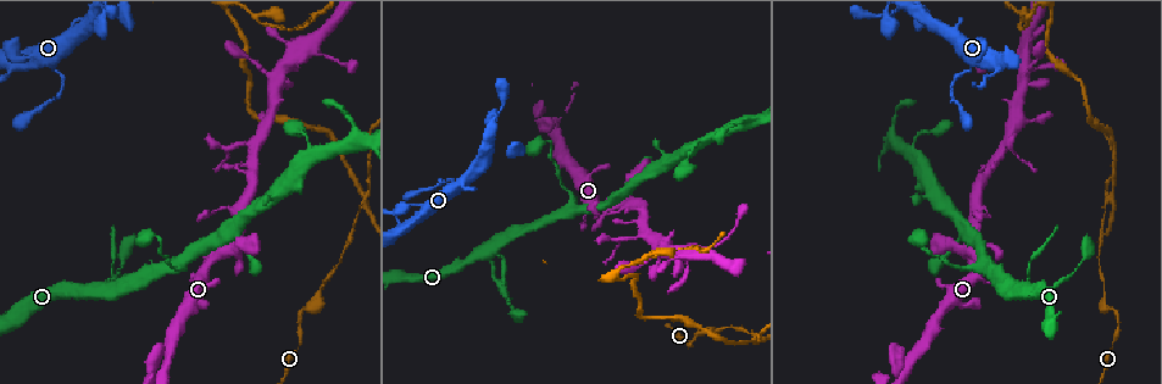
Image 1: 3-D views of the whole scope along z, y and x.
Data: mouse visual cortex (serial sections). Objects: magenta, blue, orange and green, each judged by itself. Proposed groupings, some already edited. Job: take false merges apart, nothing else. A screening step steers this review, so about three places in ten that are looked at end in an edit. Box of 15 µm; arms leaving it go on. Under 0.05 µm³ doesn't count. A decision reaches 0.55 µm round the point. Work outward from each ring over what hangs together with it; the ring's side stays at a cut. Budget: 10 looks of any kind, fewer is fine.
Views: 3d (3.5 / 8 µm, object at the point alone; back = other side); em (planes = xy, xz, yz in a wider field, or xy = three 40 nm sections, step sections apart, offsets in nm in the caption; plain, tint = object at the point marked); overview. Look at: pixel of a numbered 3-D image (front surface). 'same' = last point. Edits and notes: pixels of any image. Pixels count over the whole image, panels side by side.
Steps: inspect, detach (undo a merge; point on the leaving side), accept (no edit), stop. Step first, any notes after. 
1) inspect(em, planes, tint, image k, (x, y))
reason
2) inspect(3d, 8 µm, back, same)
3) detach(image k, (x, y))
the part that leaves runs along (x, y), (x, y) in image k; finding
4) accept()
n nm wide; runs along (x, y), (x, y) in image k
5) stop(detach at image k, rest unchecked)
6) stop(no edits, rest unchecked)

inspect(3d, 3.5 µm, image 1, (59, 73))

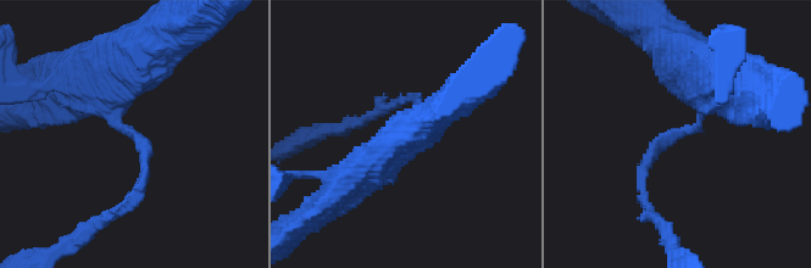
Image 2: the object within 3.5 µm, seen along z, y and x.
accept()
arms of 150, 500 nm; runs along (704, 57), (704, 110), (650, 155), (642, 189) in image 2; continuous, no second cell

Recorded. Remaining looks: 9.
inspect(3d, 8 µm, image 1, (102, 16))
a narrow waist

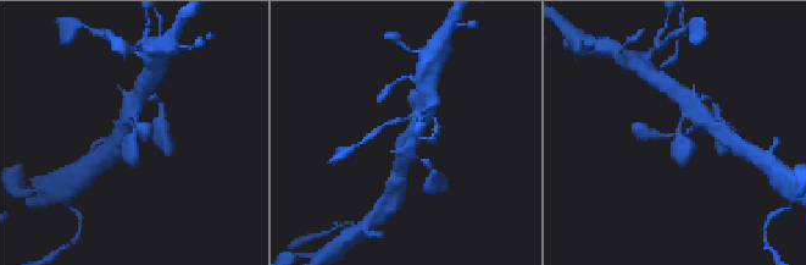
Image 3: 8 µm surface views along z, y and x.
inspect(3d, 3.5 µm, image 3, (134, 136))

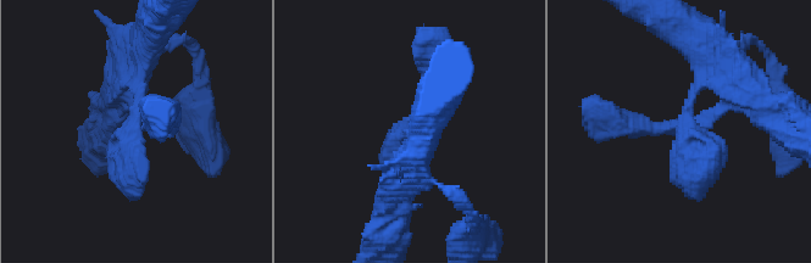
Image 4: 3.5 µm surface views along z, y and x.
inspect(em, xy, step 5, tint, image 4, (703, 131))

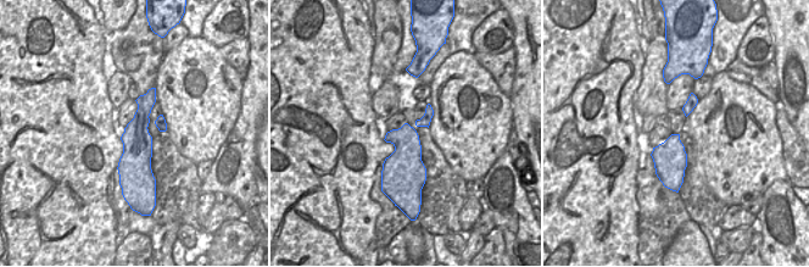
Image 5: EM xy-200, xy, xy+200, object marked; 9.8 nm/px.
accept()
280 nm wide; runs along (117, 100), (140, 115), (121, 167) in image 4; one cell here

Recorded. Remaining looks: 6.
inspect(3d, 3.5 µm, image 1, (219, 209))
a narrow waist

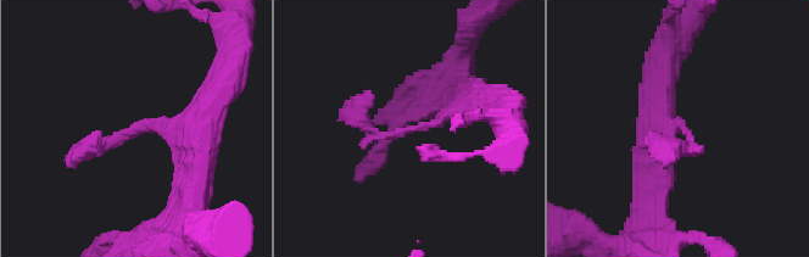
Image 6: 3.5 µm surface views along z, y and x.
inspect(em, xy, step 3, tint, image 6, (136, 130))
now the EM

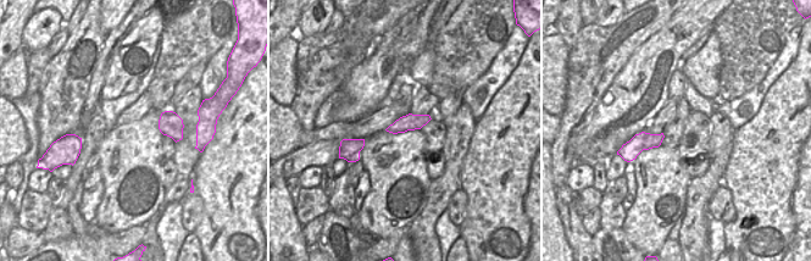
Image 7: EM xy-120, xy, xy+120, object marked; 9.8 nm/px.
accept()
runs along (201, 143), (152, 123), (93, 139) in image 6; all the same cell

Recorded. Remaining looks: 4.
inspect(3d, 3.5 µm, back, image 1, (1100, 308))
abrupt turn

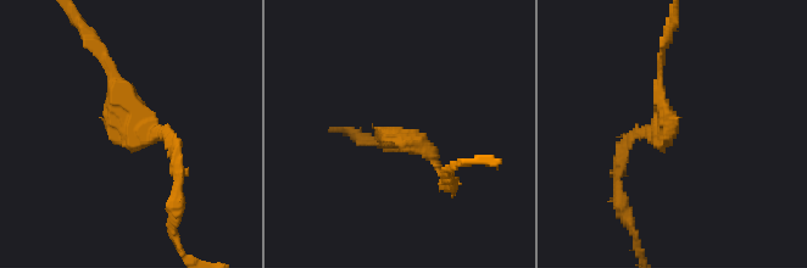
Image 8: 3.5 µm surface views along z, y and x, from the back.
inspect(em, planes, tint, image 8, (666, 133))
arms of 150, 150 nm; now the EM

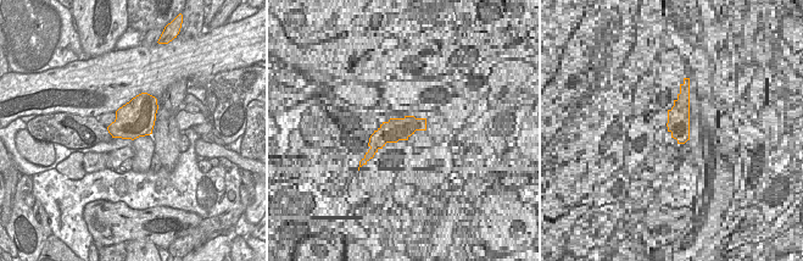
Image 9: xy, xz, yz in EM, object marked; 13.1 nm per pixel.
accept()
one cell here

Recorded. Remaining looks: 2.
stop(no edits, rest unchecked)

